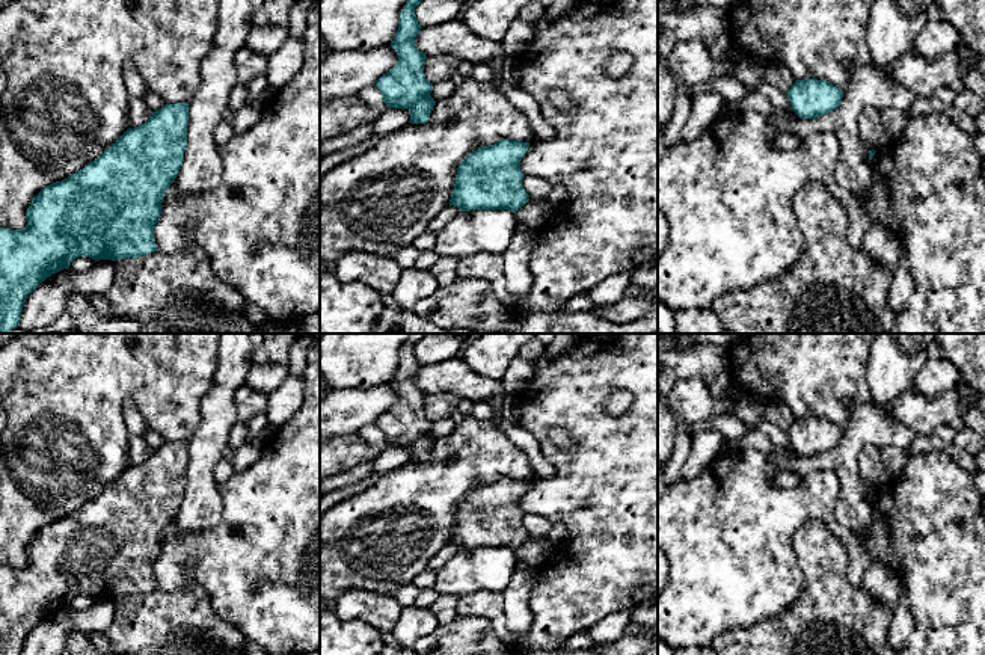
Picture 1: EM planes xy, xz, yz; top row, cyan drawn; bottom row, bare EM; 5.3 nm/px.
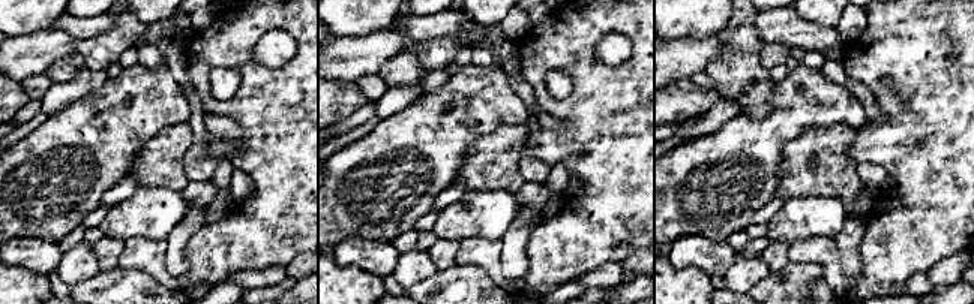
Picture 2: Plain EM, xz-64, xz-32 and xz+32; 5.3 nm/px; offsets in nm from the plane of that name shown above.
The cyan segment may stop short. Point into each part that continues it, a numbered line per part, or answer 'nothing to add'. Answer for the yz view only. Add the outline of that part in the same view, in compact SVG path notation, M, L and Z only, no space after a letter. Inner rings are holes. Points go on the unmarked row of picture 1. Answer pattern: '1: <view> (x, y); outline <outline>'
nothing to add

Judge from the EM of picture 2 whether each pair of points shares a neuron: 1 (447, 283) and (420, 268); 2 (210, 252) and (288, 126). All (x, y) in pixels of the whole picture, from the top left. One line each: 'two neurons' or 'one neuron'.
1: two neurons
2: one neuron

